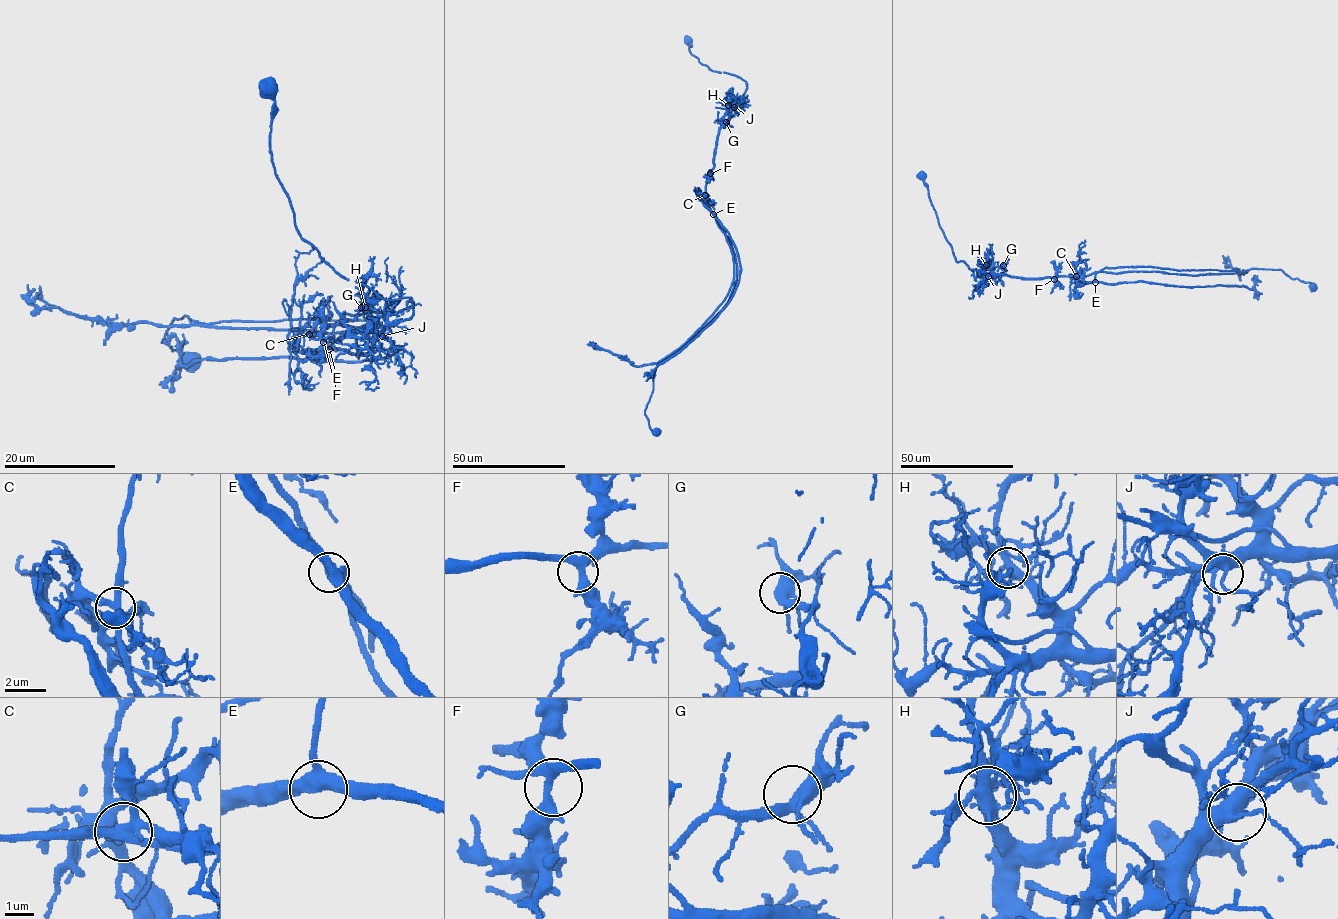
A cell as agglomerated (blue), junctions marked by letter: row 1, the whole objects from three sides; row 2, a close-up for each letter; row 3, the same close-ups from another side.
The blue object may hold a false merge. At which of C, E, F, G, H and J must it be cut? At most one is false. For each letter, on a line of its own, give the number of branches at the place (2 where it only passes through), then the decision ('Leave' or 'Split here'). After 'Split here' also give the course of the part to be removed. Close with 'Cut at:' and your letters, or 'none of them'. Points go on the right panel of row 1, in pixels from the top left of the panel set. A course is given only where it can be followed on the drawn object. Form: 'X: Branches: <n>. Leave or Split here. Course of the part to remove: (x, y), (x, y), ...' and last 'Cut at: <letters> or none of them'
C: Branches: 5. Split here. Course of the part to remove: (1076, 275), (1080, 282), (1092, 282), (1095, 274), (1106, 267), (1271, 269), (1310, 282), (1313, 288)
E: Branches: 3. Leave
F: Branches: 3. Leave
G: Branches: 4. Leave
H: Branches: 5. Leave
J: Branches: 4. Leave
Cut at: C

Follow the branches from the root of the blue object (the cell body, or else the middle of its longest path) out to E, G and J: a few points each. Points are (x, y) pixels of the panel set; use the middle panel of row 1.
E: (657, 431), (650, 428), (645, 414), (657, 365), (677, 350), (713, 314), (733, 279), (731, 247), (713, 214)
G: (657, 431), (645, 414), (657, 365), (713, 314), (733, 279), (731, 247), (705, 198), (726, 122)
J: (657, 431), (645, 414), (657, 365), (713, 314), (733, 279), (705, 184), (734, 107)

